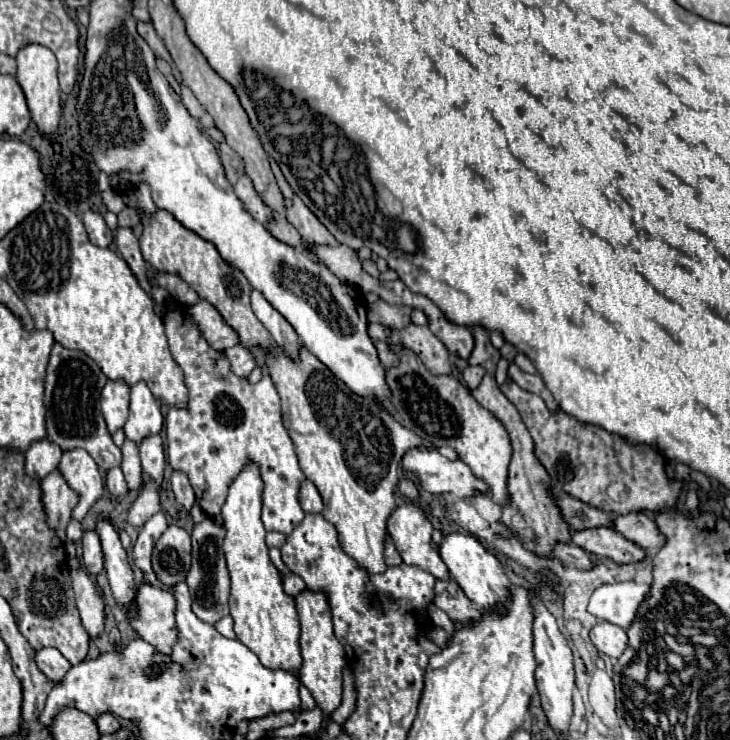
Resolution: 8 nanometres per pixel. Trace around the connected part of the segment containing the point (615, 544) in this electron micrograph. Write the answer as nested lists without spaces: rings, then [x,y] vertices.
[[[582,529],[580,533],[572,533],[572,543],[588,553],[610,557],[616,563],[640,561],[646,555],[642,547],[628,541],[614,529]]]

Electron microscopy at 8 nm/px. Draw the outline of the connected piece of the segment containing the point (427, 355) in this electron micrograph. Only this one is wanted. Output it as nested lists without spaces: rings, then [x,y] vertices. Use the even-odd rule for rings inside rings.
[[[370,323],[368,334],[372,339],[388,344],[402,343],[402,345],[406,345],[420,357],[420,361],[434,375],[444,375],[444,373],[448,375],[450,373],[450,353],[428,327],[408,325],[402,331],[394,331],[382,324]]]

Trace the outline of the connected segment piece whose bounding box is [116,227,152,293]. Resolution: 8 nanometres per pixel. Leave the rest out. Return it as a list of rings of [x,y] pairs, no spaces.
[[[120,227],[120,229],[116,231],[116,245],[118,245],[124,261],[130,265],[132,273],[136,275],[138,285],[148,293],[148,291],[152,289],[152,285],[148,283],[148,277],[146,277],[146,267],[148,267],[148,265],[144,263],[144,259],[142,259],[142,255],[140,255],[138,239],[134,237],[132,229],[122,229],[122,227]]]

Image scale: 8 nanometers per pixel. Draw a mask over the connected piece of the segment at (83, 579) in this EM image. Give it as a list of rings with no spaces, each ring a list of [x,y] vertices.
[[[70,565],[70,577],[82,625],[88,631],[88,635],[94,639],[104,629],[104,601],[96,593],[96,583],[88,577],[82,565]]]

